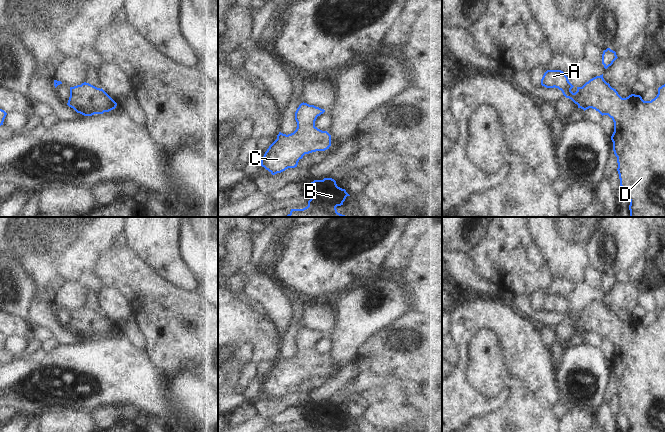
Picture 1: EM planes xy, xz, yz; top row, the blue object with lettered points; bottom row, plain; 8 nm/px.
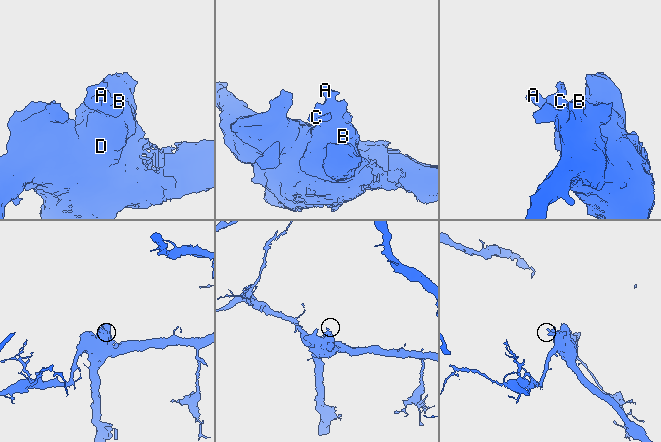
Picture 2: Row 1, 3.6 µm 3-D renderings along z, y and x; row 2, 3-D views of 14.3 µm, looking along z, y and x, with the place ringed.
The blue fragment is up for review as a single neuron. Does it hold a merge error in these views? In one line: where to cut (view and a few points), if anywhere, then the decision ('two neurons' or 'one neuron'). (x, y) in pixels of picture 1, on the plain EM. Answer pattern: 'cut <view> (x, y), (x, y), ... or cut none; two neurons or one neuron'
cut none; one neuron

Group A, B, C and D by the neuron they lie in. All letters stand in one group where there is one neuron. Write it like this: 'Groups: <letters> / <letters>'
Groups: A B C D.

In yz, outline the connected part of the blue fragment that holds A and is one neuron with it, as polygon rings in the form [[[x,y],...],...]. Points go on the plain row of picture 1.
[[[547,294],[541,309],[558,312],[584,335],[592,332],[602,340],[608,339],[614,346],[611,364],[617,381],[620,411],[629,421],[629,432],[665,432],[665,308],[658,312],[657,320],[651,325],[644,325],[635,318],[622,322],[604,304],[603,298],[577,311],[575,317],[571,315],[574,310],[561,294]]]

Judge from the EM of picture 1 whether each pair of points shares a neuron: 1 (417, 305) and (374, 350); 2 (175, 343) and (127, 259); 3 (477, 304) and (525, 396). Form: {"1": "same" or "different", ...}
{"1": "different", "2": "same", "3": "different"}

